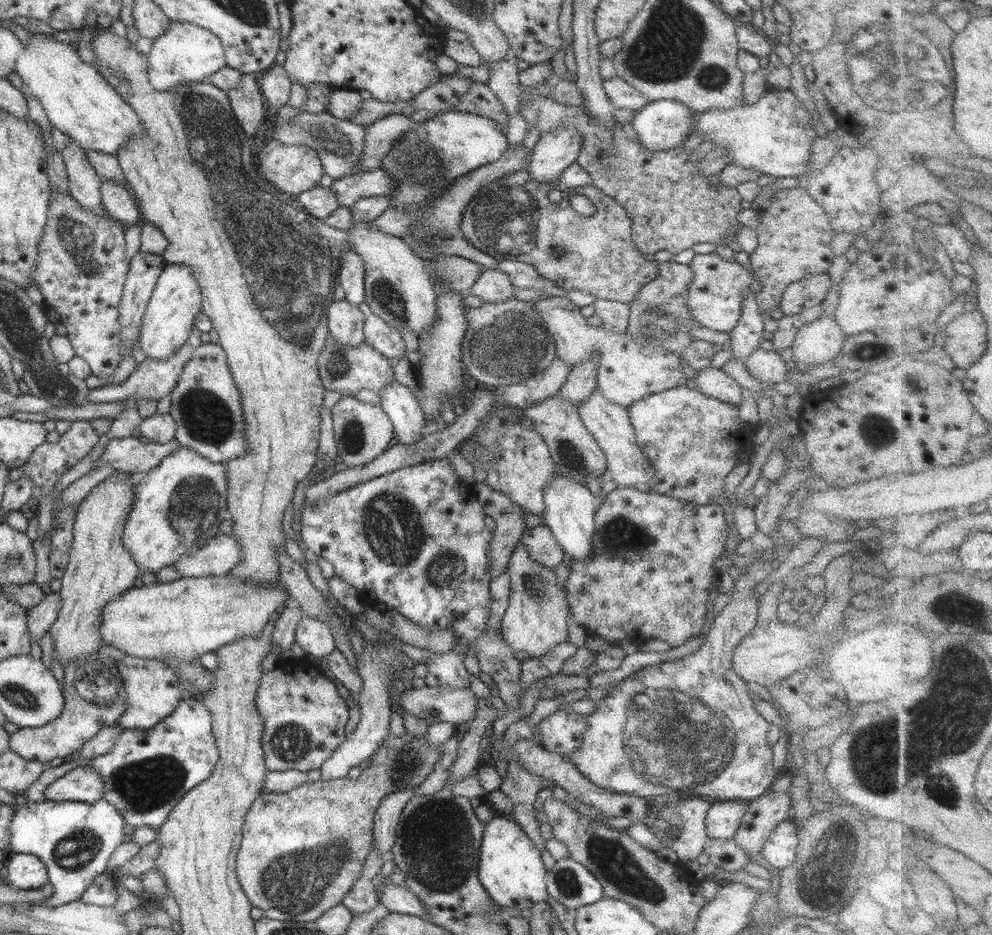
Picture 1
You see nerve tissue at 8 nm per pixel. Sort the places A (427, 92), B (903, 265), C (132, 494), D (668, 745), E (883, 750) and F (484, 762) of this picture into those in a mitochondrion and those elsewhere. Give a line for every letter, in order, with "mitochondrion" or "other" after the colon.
A: other
B: mitochondrion
C: other
D: mitochondrion
E: mitochondrion
F: other

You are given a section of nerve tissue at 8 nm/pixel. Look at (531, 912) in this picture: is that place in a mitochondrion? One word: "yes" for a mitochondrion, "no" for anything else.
no

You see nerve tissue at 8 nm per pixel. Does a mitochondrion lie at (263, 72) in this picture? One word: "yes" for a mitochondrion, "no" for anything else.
no

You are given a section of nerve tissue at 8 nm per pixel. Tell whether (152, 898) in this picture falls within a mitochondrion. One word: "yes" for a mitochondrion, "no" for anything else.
yes

